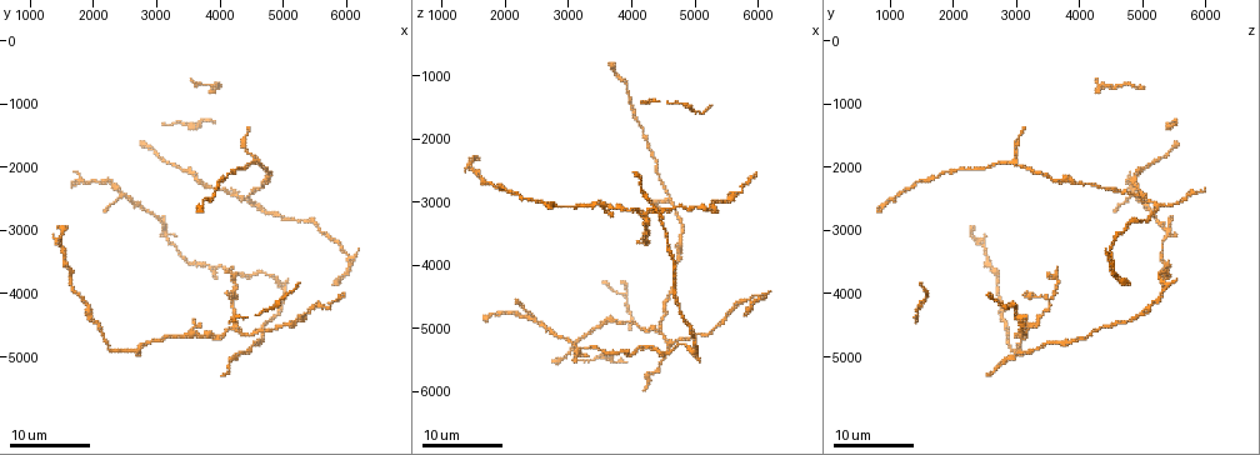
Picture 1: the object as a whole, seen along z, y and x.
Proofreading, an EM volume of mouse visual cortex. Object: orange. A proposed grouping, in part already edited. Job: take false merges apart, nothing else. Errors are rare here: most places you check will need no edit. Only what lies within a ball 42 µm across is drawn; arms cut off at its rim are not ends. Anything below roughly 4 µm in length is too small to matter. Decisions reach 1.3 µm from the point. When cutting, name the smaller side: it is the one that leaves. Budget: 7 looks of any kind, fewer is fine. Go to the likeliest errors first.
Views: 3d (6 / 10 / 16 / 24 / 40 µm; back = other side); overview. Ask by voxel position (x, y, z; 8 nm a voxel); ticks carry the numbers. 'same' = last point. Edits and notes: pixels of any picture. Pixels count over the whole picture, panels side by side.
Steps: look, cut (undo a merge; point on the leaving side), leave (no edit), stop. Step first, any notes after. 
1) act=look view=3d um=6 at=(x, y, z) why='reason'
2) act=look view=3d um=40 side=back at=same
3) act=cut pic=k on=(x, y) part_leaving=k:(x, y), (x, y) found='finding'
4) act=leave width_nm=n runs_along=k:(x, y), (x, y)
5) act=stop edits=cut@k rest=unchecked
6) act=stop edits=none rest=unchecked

act=look view=3d um=16 at=(4450, 2500, 5000)

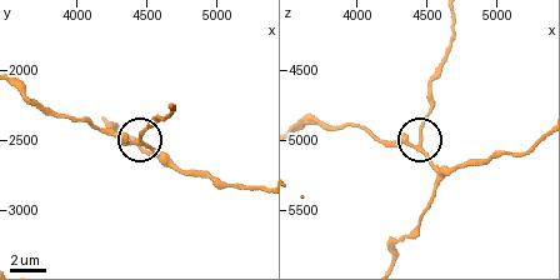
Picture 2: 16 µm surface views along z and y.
act=look view=3d um=6 at=(4460, 2520, 5040) why='zoom in'

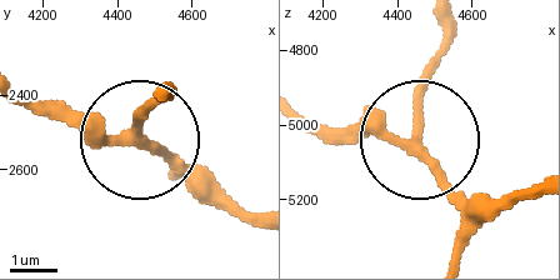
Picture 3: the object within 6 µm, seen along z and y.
act=leave found='all the same neuron'

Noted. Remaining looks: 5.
act=look view=3d um=16 at=(4500, 1900, 3000)

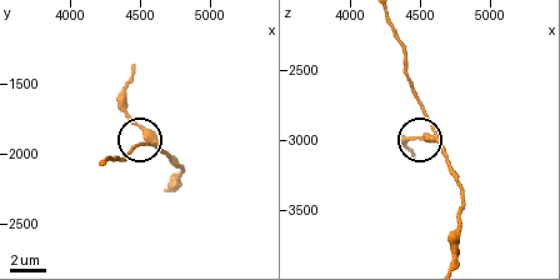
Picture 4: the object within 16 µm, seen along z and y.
act=look view=3d um=10 at=(4560, 1860, 2980) why='closer look'

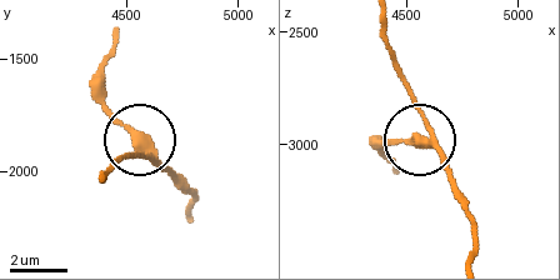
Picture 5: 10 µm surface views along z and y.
act=leave arms=3 runs_along=5:(186, 214), (191, 194), (93, 89) found='all the same neuron'

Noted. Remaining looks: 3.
act=look view=3d um=16 at=(4250, 4500, 3250) why='three-way junction'

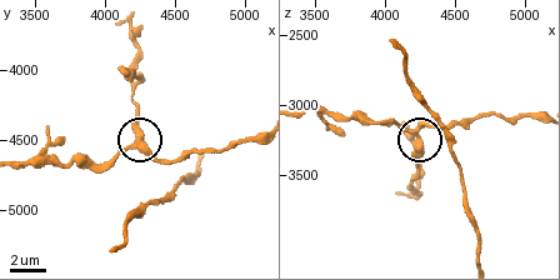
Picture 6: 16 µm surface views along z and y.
act=look view=3d um=10 at=(4220, 4520, 3240)

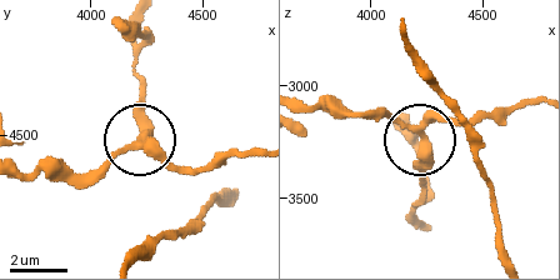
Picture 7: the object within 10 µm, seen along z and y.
act=leave arms=3 runs_along=7:(231, 194), (193, 221), (181, 171), (140, 139), (145, 81) found='one neuron here'

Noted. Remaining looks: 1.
act=stop edits=none rest=unchecked

